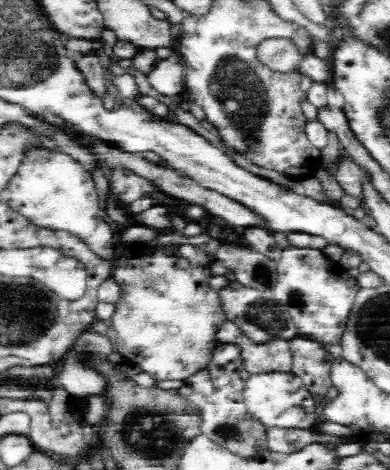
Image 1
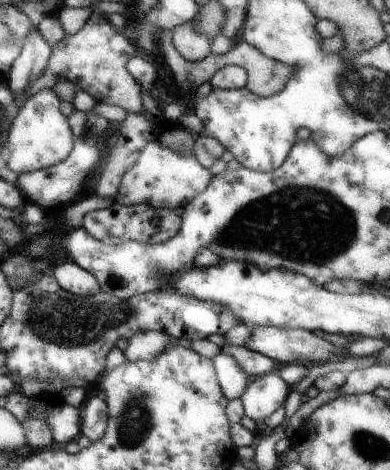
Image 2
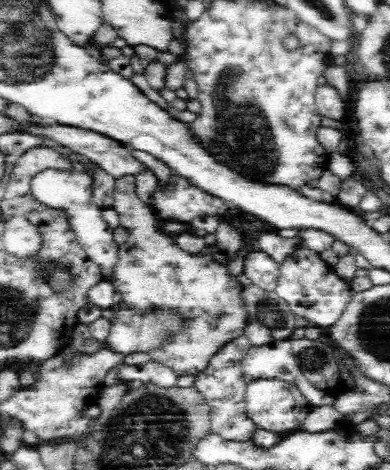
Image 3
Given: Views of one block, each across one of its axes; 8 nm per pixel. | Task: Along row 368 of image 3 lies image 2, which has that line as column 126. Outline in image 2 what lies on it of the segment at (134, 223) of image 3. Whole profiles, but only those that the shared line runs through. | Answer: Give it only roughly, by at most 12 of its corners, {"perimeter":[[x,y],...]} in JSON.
{"perimeter":[[149,142],[117,194],[125,206],[185,208],[215,178]]}

